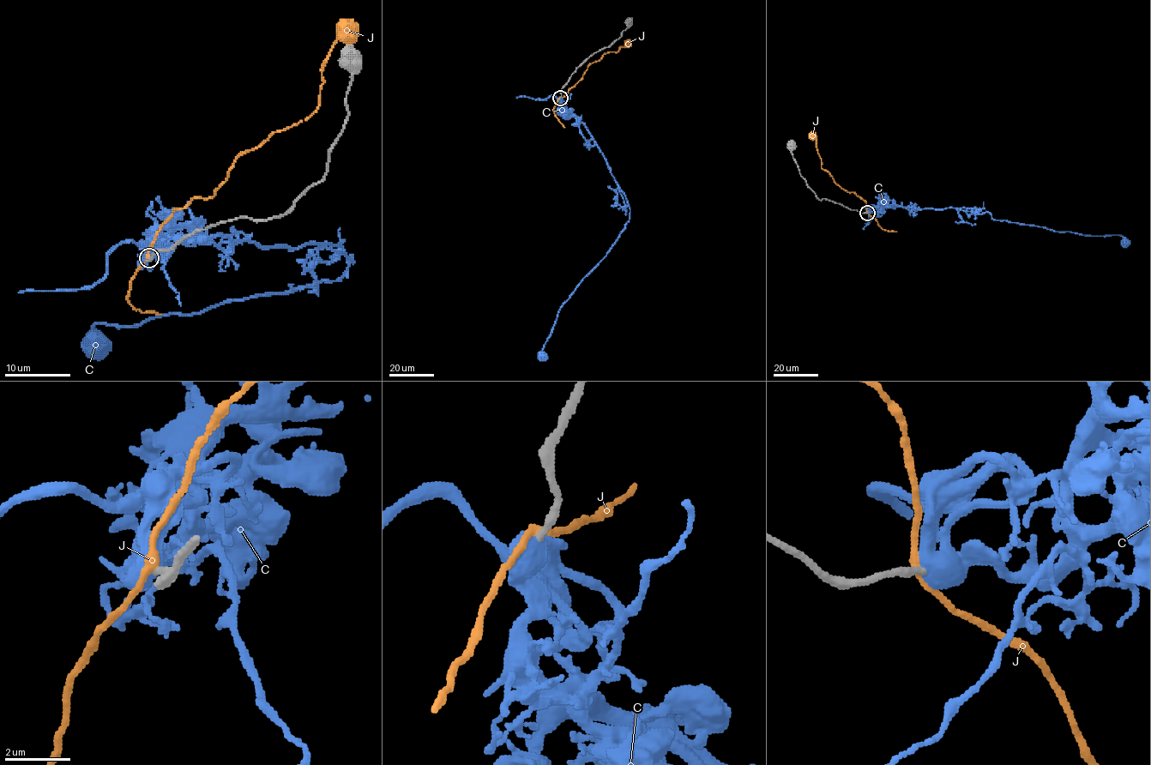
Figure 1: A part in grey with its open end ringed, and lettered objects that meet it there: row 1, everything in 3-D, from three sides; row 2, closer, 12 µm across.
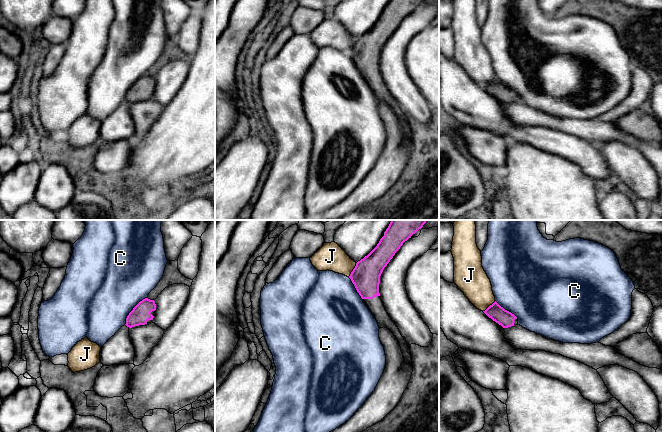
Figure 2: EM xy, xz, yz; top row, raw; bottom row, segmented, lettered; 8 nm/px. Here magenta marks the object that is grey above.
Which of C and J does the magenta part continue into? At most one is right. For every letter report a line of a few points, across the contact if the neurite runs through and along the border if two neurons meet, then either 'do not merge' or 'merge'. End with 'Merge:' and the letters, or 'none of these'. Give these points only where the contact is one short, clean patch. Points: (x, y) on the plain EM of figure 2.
C: line xy (146, 73), (133, 84), (124, 100); do not merge
J: line xz (356, 39), (348, 52); do not merge
Merge: none of these

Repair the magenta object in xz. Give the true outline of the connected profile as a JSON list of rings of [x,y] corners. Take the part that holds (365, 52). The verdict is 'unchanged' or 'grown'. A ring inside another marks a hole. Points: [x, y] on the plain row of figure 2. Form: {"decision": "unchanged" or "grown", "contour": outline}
{"decision": "grown", "contour": [[[389,0],[377,22],[356,39],[349,54],[368,85],[372,88],[379,104],[389,105],[399,117],[405,139],[412,139],[407,128],[408,121],[396,100],[390,95],[379,69],[380,52],[405,17],[424,0]]]}

